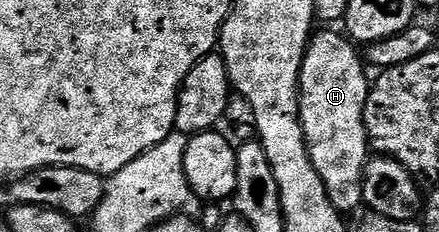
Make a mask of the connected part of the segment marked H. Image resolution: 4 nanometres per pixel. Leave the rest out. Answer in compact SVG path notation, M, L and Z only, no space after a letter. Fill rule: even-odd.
M316 32L307 44L299 76L299 122L309 159L313 159L317 175L321 175L321 183L325 183L333 207L350 215L363 205L363 173L369 160L369 138L365 127L369 77L367 81L367 73L363 70L365 61L358 53L360 50L342 32L339 33Z

